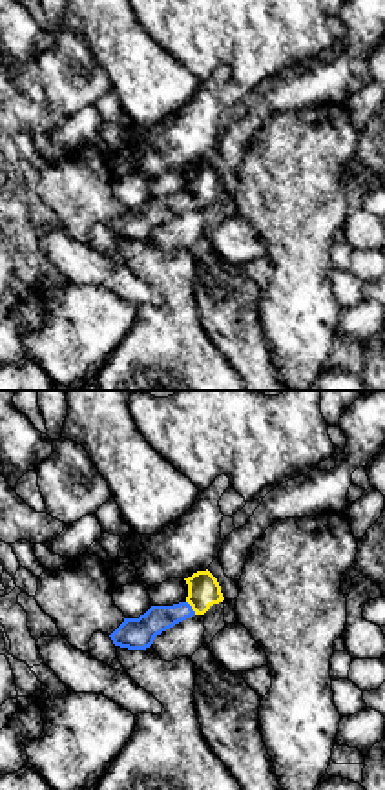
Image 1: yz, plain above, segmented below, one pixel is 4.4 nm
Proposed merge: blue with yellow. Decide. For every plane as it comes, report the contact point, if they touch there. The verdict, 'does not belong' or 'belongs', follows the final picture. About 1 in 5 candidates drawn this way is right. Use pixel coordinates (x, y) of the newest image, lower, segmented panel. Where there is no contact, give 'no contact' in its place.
(190, 608)

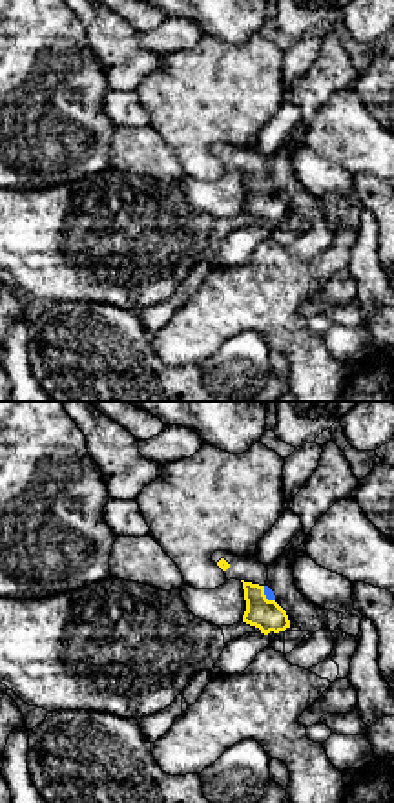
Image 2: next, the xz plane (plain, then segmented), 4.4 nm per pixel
(265, 594)

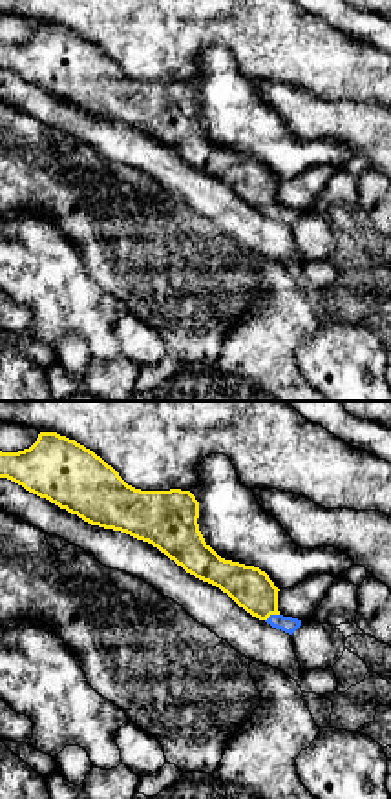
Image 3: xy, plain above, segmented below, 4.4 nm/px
(271, 615)

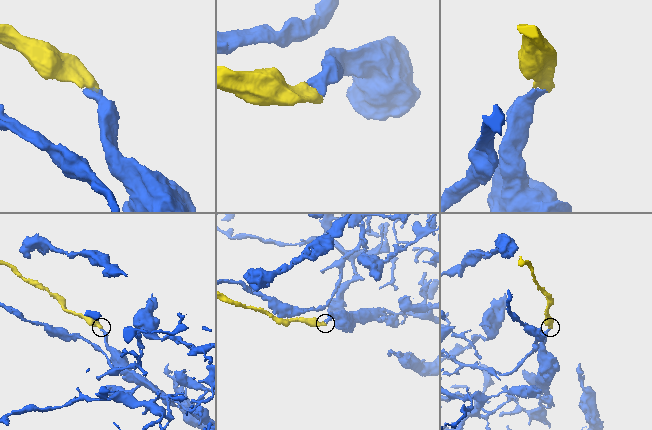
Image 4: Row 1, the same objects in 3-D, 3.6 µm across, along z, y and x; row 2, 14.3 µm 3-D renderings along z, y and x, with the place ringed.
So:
belongs

